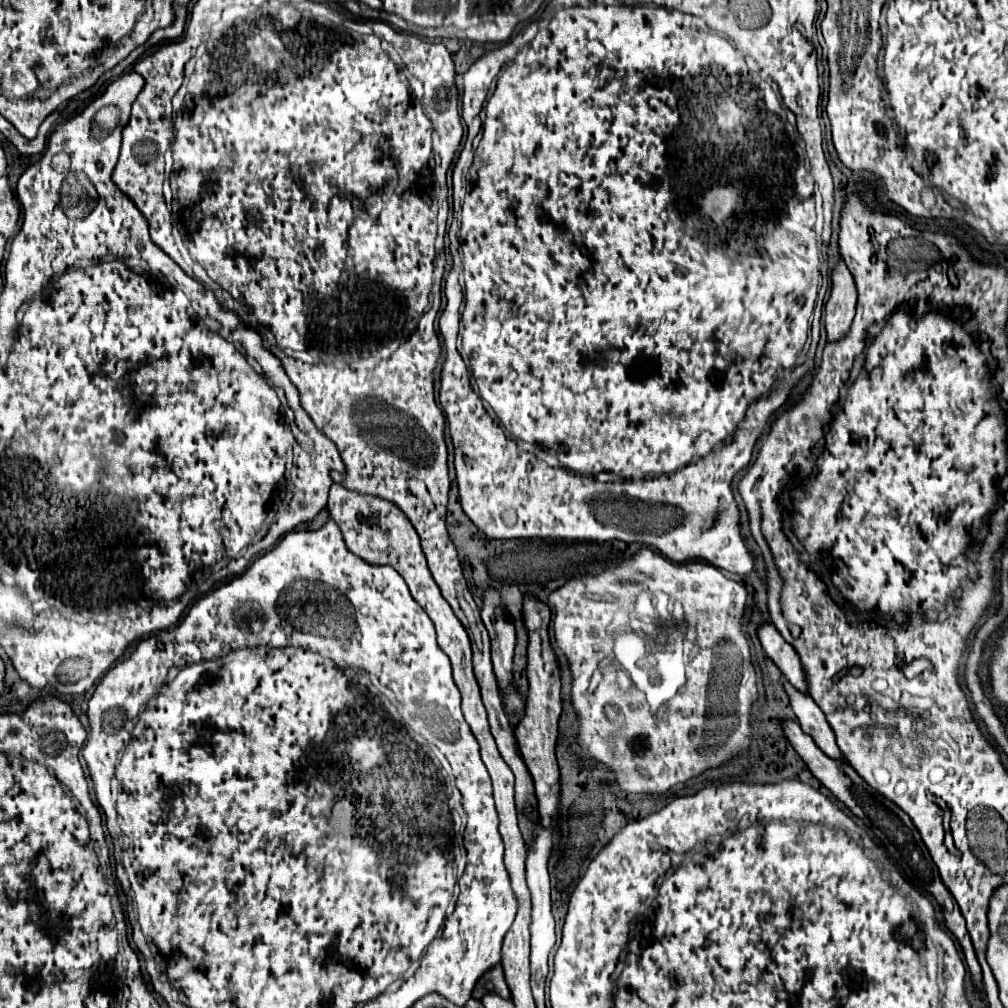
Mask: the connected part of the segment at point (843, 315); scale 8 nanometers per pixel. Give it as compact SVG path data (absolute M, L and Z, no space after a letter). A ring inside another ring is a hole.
M838 263L832 273L832 293L824 311L828 341L840 341L852 327L856 311L854 279L844 263Z

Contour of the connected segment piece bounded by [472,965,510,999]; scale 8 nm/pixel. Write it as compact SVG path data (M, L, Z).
M496 965L492 971L488 971L488 973L484 973L480 977L472 997L482 999L486 993L498 993L498 995L502 995L502 999L510 999L510 993L508 993L508 987L506 987L506 981L504 981L500 965Z

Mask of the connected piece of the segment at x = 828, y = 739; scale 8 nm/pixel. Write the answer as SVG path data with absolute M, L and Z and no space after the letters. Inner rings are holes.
M784 681L784 689L790 695L790 705L798 717L802 731L806 731L826 755L830 755L832 759L838 759L838 761L846 761L846 757L842 757L842 751L836 745L832 727L828 725L822 709L814 703L814 699L810 695L796 691L788 681Z

